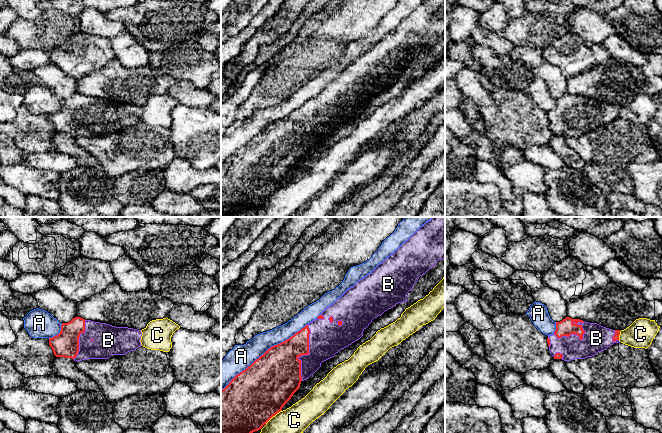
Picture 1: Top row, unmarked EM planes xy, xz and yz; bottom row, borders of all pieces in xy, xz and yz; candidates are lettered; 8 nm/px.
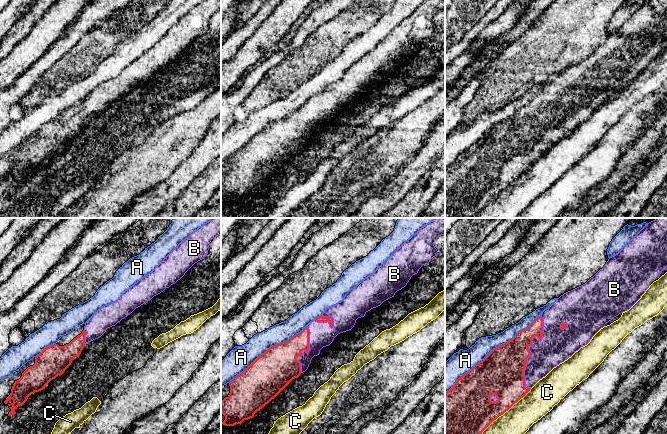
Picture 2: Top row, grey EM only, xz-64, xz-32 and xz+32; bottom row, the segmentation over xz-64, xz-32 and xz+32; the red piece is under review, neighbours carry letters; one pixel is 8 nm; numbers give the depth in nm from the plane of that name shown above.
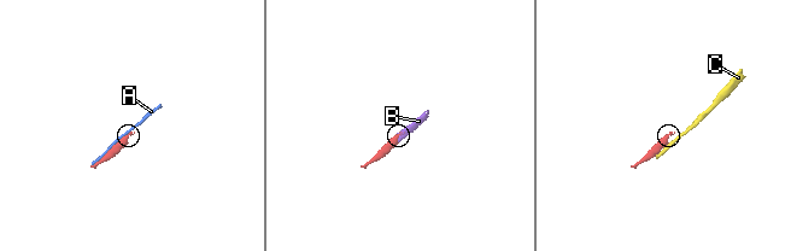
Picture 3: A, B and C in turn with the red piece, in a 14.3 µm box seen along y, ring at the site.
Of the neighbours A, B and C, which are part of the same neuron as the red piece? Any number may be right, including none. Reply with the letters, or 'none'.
B

